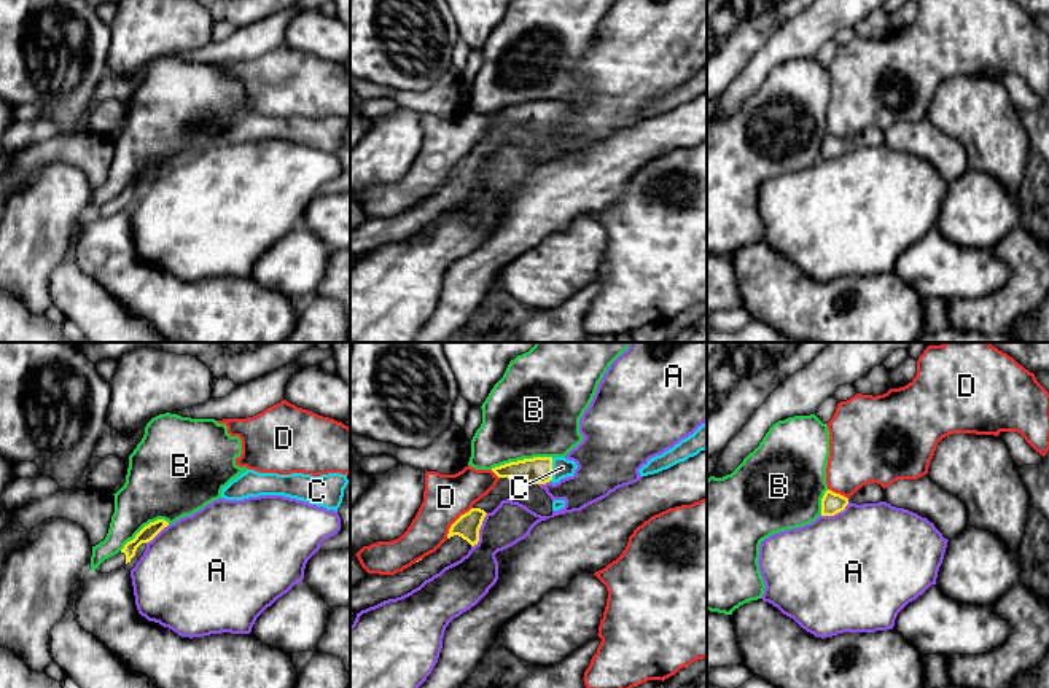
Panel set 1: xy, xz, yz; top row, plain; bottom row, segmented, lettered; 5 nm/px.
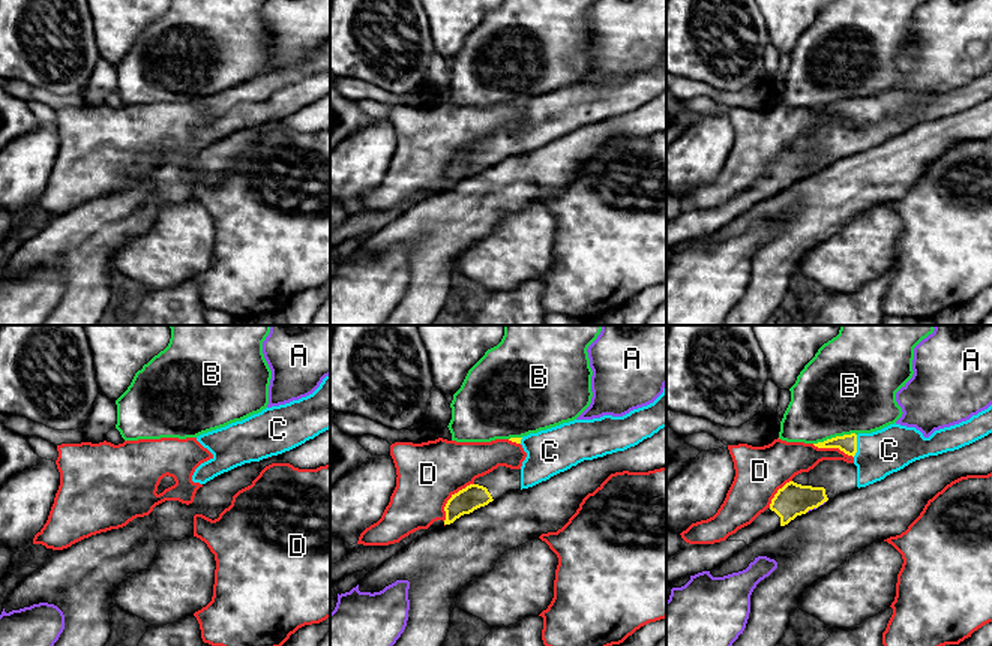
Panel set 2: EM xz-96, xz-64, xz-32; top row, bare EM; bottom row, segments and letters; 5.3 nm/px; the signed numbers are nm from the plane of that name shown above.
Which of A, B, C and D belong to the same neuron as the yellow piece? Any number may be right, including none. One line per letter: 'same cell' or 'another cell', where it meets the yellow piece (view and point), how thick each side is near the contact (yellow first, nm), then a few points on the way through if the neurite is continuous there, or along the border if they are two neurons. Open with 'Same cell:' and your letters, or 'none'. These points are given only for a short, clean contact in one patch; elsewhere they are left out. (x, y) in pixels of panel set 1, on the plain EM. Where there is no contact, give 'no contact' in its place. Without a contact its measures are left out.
Same cell: C
A: another cell; contact xz (478, 174); calibres 120 and 220 nm
B: another cell; contact xz (521, 104); calibres 140 and 440 nm
C: same cell; contact xz (551, 112); calibres 140 and 100 nm
D: another cell; contact xz (456, 164); calibres 120 and 240 nm

